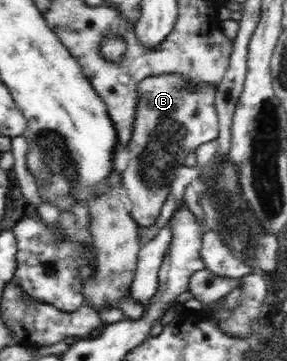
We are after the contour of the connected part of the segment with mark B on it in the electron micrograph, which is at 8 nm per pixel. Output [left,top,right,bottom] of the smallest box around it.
[121,74,220,227]

